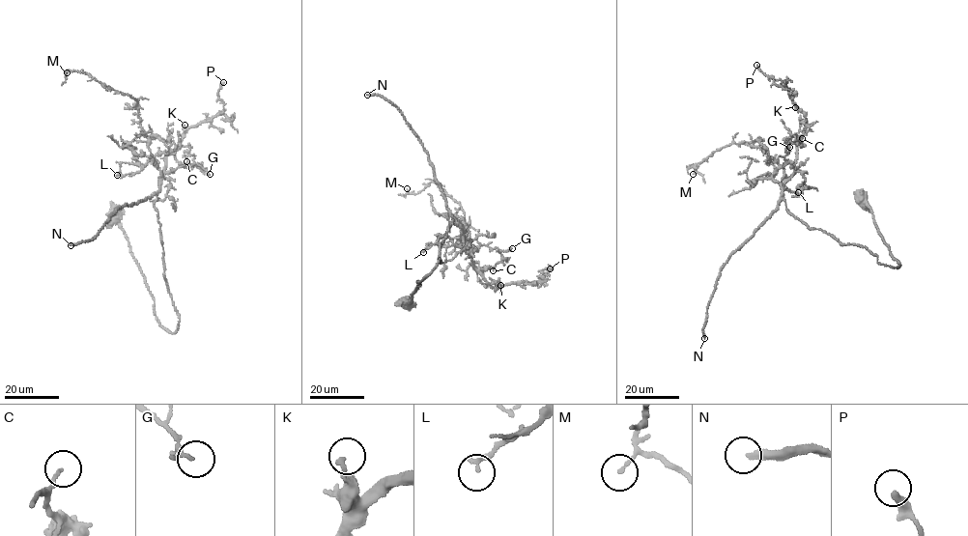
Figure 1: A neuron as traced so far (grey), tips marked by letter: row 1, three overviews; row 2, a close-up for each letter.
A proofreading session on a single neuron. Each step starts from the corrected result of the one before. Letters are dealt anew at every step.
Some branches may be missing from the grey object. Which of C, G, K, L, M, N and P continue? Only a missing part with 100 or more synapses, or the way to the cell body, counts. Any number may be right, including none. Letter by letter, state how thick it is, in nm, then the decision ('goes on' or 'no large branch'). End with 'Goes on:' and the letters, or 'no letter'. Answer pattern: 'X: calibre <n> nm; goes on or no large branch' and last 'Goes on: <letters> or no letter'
C: calibre 110 nm; no large branch
G: calibre 160 nm; no large branch
K: calibre 180 nm; no large branch
L: calibre 190 nm; no large branch
M: calibre 120 nm; no large branch
N: calibre 280 nm; goes on
P: calibre 340 nm; no large branch
Goes on: N

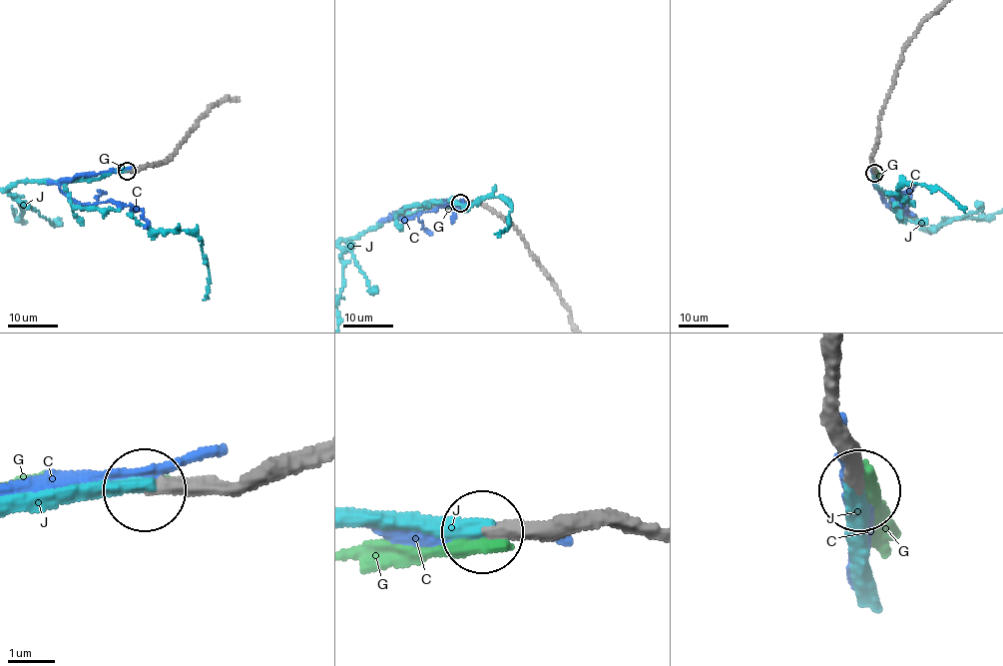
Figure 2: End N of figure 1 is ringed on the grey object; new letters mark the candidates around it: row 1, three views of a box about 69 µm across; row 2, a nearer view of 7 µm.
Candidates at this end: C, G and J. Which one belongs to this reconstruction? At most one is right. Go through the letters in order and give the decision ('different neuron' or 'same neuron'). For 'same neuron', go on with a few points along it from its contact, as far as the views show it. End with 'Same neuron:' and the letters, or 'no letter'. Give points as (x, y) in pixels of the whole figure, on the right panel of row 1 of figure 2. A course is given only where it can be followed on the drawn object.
C: different neuron
G: different neuron
J: same neuron
Same neuron: J

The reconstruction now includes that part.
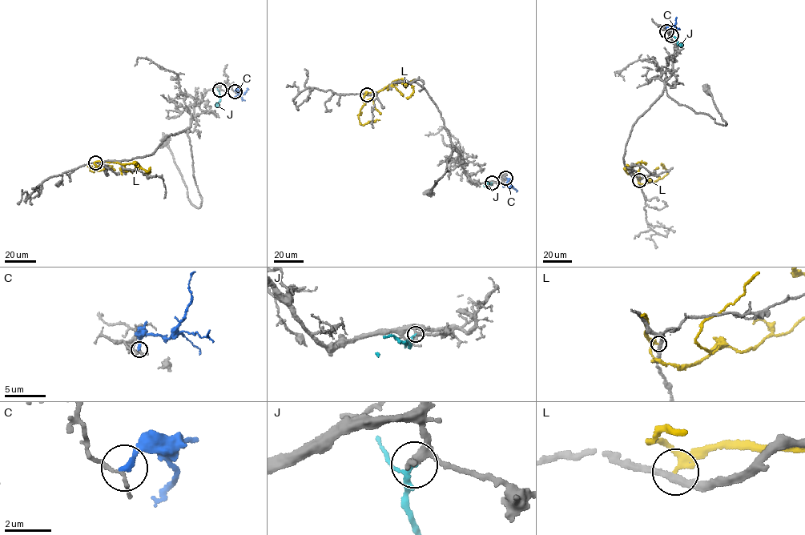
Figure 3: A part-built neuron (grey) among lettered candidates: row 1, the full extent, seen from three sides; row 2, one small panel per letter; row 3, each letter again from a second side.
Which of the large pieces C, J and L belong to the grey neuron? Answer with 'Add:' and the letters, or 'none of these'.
Add: J

